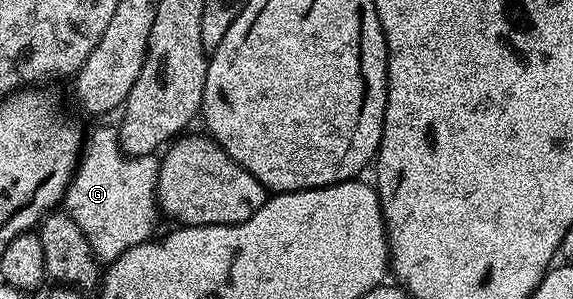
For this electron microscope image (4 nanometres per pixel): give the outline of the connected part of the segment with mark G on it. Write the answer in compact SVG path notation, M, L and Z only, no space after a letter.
M99 127L86 138L85 148L69 183L63 203L88 239L94 255L105 263L120 257L126 249L146 242L159 216L156 206L160 160L154 155L127 156L120 146L118 130Z

